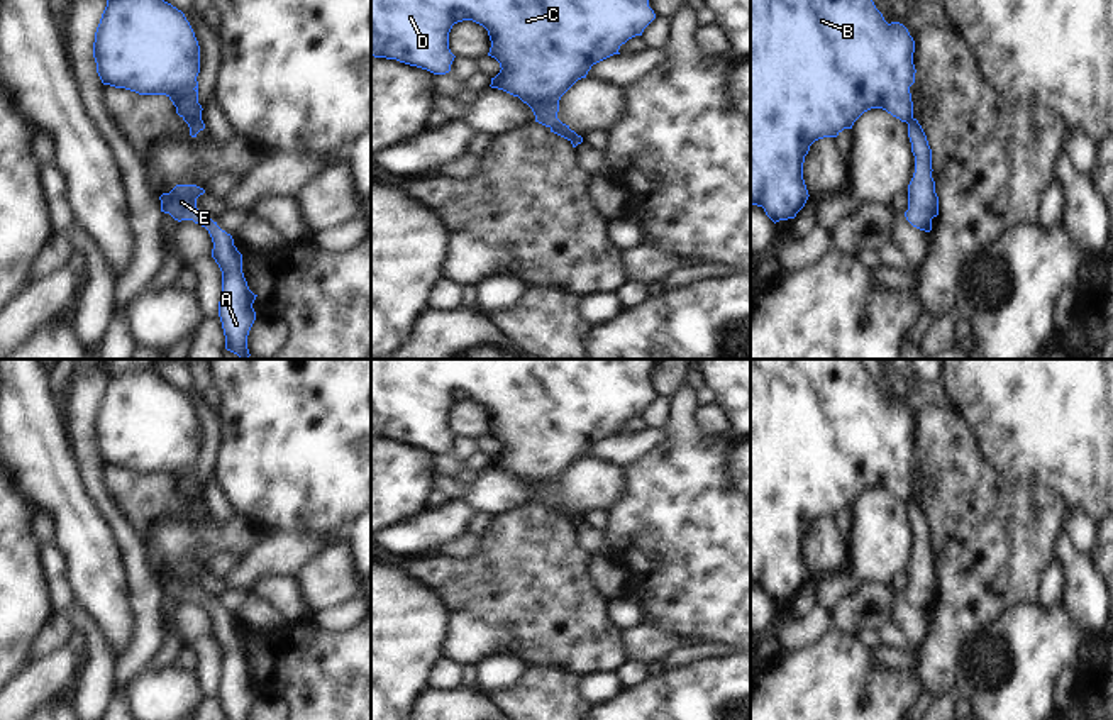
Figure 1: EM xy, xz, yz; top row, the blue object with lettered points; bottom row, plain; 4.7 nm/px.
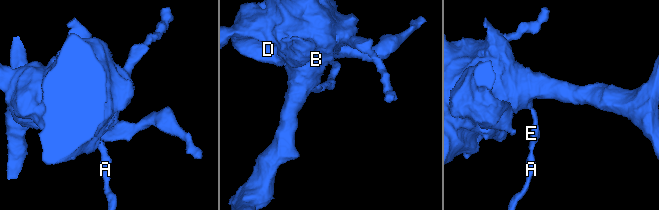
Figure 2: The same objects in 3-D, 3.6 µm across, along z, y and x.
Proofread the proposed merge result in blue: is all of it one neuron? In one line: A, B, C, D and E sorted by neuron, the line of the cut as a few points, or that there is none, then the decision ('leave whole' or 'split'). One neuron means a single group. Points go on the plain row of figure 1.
A E / B C D | xy (200, 497), (188, 505) | split

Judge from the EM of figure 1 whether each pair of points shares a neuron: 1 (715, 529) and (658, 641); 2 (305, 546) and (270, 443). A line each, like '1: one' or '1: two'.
1: two
2: two

